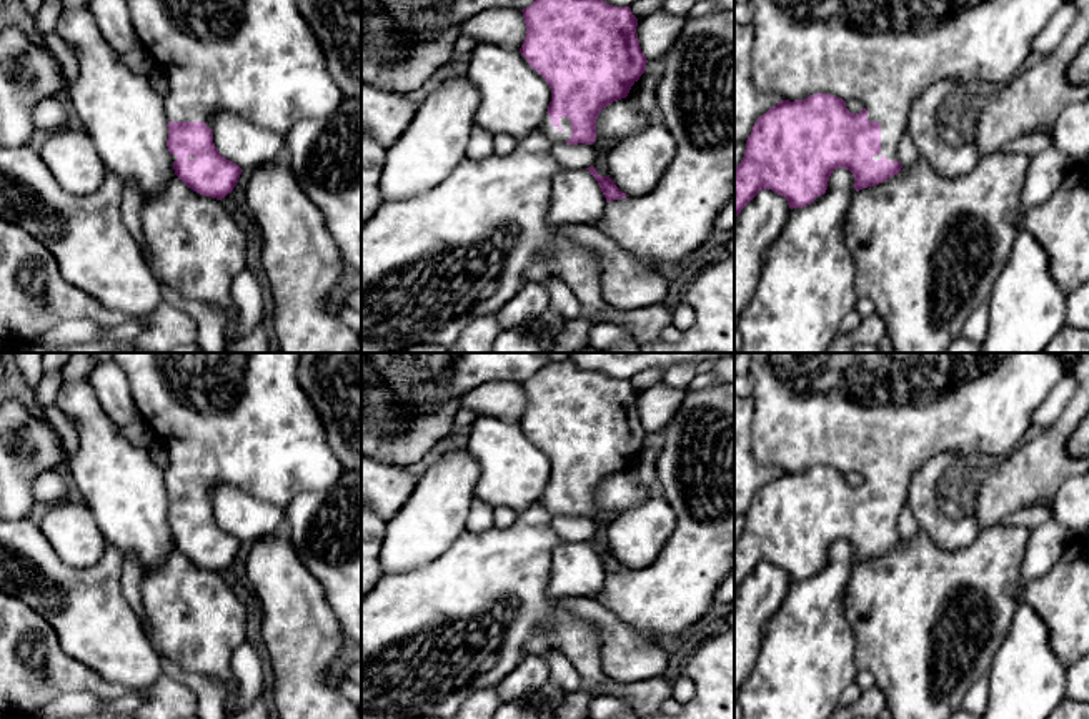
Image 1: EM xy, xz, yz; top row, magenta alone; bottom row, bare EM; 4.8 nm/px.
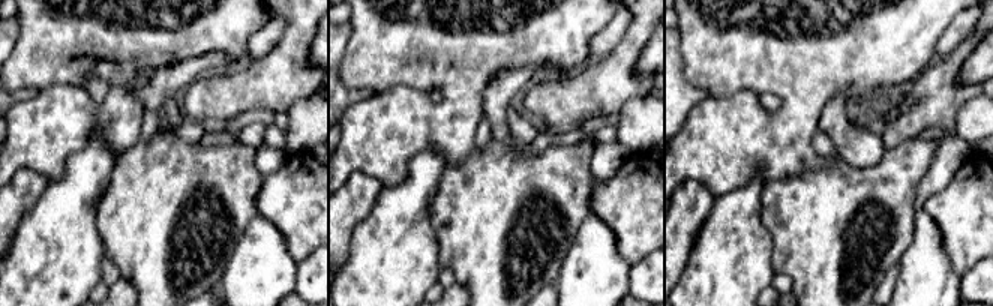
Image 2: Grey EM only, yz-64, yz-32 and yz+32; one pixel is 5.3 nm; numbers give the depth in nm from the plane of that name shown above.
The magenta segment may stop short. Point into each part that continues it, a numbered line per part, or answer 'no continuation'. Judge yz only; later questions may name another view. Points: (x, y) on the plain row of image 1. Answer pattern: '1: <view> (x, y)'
1: yz (881, 415)

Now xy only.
1: xy (225, 418)

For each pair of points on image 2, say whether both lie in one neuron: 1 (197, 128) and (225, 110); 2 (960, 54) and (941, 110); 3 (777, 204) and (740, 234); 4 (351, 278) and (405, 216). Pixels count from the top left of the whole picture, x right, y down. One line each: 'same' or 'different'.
1: different
2: same
3: different
4: same

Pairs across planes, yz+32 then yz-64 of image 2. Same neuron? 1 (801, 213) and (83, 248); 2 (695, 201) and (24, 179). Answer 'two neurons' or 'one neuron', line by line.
1: two neurons
2: one neuron

